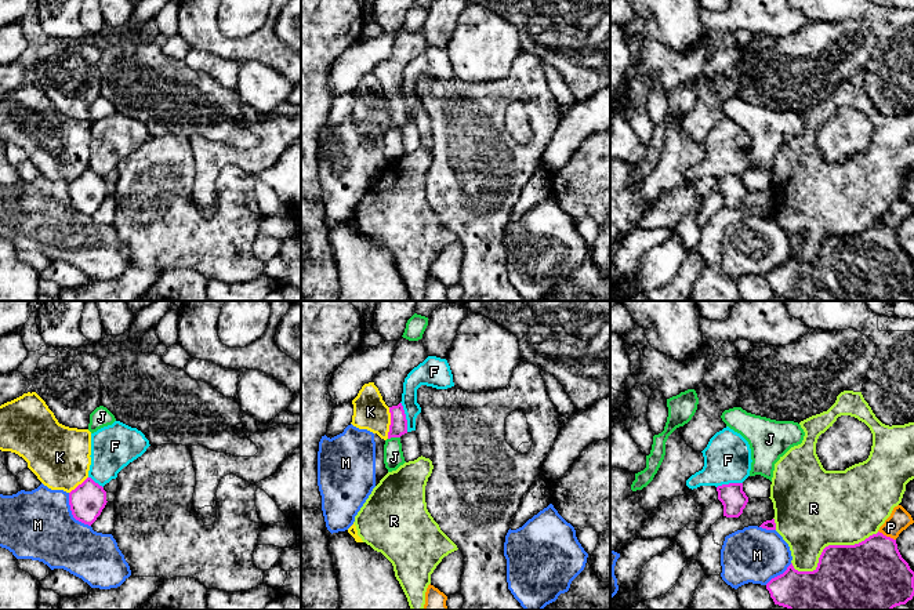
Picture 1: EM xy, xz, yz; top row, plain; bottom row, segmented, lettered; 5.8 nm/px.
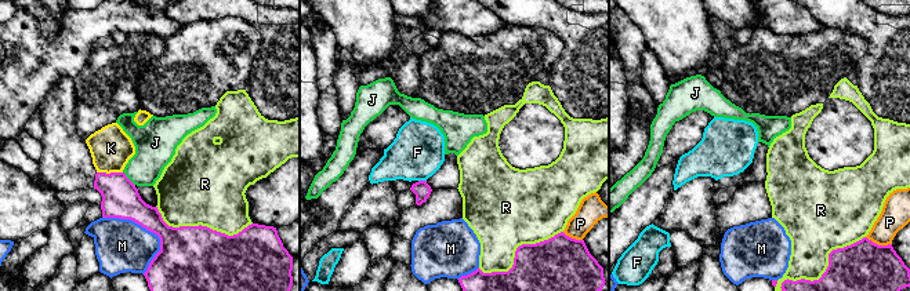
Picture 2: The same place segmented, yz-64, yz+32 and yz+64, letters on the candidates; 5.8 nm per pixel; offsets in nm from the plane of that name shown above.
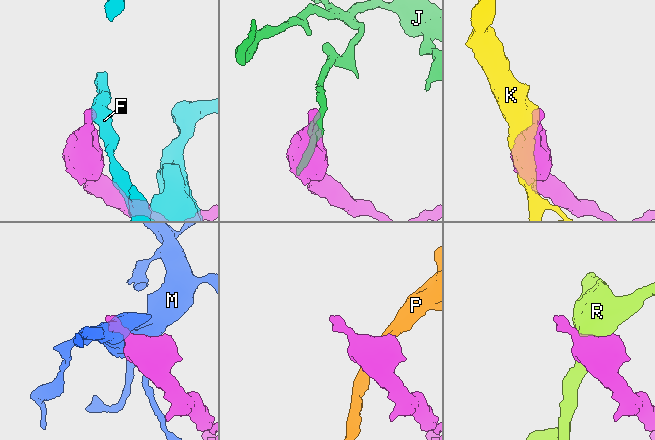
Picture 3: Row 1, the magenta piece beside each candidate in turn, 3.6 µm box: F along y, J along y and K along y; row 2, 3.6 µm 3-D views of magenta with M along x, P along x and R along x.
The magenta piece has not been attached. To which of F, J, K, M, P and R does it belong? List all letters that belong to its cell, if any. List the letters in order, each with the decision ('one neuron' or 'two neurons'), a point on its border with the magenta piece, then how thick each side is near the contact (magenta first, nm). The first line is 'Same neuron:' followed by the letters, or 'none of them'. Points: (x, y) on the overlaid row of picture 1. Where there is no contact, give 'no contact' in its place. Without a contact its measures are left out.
Same neuron: none of them
F: two neurons; contact xz (405, 417); calibres 100 and 110 nm
J: two neurons; contact xz (394, 436); calibres 100 and 110 nm
K: two neurons; contact xz (391, 422); calibres 100 and 200 nm
M: two neurons; contact xy (72, 514); calibres 200 and 400 nm
P: two neurons; contact yz (885, 536); calibres 420 and 120 nm
R: two neurons; contact yz (830, 545); calibres 440 and 460 nm

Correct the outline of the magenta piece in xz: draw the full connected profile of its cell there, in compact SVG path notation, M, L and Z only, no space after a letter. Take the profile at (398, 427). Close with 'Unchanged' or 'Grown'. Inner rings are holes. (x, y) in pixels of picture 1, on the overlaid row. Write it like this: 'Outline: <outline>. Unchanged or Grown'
Outline: M402 337L398 340L389 367L380 371L373 380L382 400L389 407L391 425L388 439L407 433L407 420L400 403L403 382L407 374L427 357L428 355L421 340L409 341Z. Grown

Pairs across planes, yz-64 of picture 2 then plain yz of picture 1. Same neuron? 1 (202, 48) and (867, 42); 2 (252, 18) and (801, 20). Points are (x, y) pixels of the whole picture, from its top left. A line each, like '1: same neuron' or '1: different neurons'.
1: same neuron
2: different neurons

